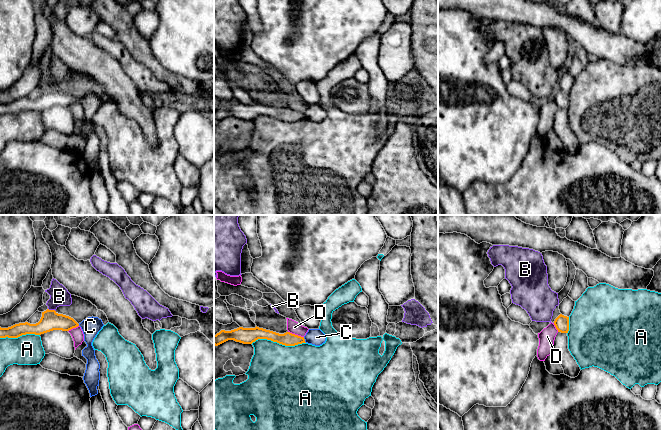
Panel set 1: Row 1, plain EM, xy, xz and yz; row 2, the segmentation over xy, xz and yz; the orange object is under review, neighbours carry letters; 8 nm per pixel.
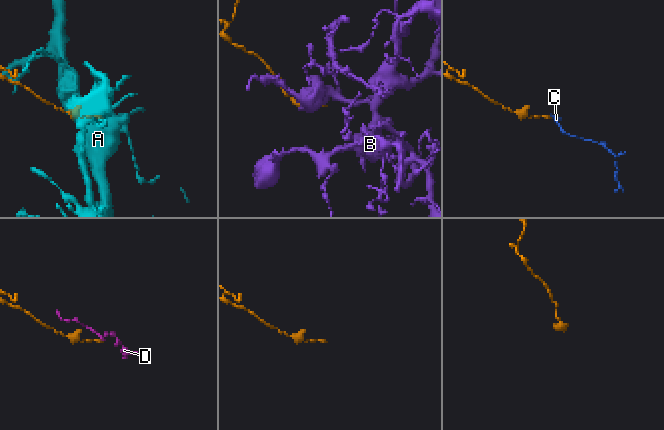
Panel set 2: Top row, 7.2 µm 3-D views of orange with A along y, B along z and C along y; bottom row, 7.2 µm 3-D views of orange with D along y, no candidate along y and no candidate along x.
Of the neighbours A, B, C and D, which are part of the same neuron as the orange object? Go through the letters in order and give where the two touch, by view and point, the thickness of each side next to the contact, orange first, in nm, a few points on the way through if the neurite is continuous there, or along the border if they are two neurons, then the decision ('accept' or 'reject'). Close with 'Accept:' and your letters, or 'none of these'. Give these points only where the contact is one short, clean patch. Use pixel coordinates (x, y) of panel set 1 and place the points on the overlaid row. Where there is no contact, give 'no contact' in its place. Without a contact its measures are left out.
A: meets orange in xz at (278, 342); 130 nm thick on the orange side, 460 nm on the other; reject
B: meets orange in xy at (52, 310); 160 nm thick on the orange side, 160 nm on the other; reject
C: meets orange in xz at (304, 340); 110 nm thick on the orange side, 130 nm on the other; border along xz (303, 337), (306, 342); reject
D: meets orange in xz at (296, 335); 110 nm thick on the orange side, 100 nm on the other; border along xz (288, 331), (303, 337); reject
Accept: none of these

